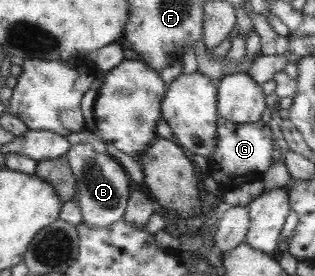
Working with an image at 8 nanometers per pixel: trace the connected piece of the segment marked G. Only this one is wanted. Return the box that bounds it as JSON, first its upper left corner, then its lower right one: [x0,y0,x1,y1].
[206,117,272,192]

